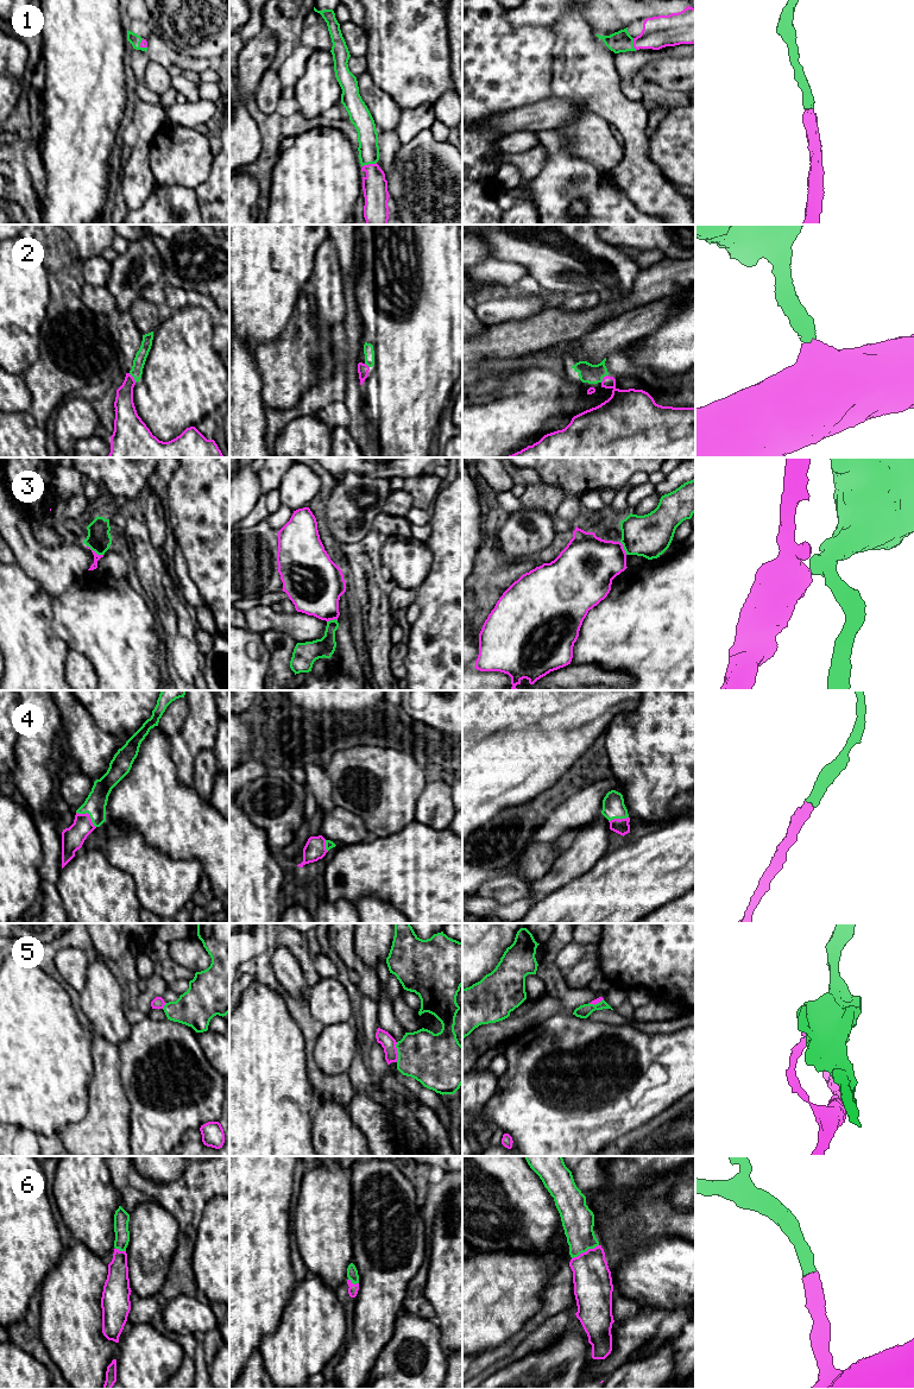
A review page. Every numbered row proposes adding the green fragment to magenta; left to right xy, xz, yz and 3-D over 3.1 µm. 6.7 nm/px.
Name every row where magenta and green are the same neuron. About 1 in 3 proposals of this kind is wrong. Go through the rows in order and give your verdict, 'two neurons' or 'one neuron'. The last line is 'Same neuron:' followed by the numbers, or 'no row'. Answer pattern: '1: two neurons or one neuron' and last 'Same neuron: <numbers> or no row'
1: one neuron
2: one neuron
3: two neurons
4: one neuron
5: two neurons
6: one neuron
Same neuron: 1, 2, 4, 6

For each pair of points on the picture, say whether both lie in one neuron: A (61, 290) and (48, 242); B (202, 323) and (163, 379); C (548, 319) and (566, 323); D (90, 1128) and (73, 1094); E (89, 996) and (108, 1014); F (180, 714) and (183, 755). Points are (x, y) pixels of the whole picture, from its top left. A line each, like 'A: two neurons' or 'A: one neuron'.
A: one neuron
B: one neuron
C: one neuron
D: two neurons
E: one neuron
F: two neurons

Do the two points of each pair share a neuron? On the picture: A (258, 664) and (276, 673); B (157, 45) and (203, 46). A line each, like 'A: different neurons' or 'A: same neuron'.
A: different neurons
B: different neurons

